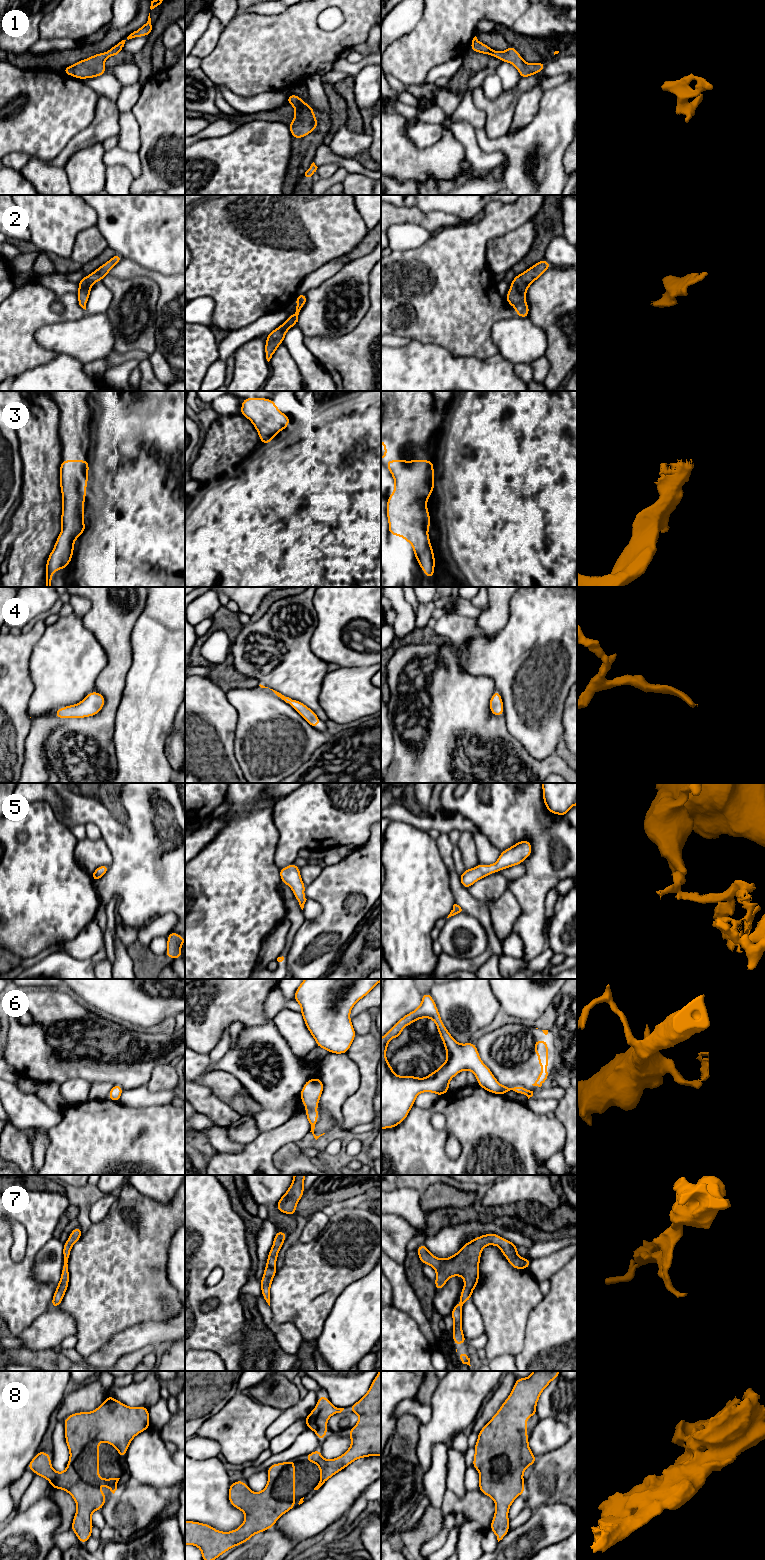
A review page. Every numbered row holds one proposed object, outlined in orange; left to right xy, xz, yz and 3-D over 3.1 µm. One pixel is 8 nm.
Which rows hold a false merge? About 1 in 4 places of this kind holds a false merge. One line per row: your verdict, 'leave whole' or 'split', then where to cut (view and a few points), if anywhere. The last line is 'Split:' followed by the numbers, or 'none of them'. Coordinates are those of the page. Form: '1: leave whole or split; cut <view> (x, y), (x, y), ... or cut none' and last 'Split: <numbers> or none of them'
1: leave whole; cut none
2: leave whole; cut none
3: leave whole; cut none
4: leave whole; cut none
5: leave whole; cut none
6: split; cut xz (311, 1124), (314, 1125)
7: leave whole; cut none
8: leave whole; cut none
Split: 6

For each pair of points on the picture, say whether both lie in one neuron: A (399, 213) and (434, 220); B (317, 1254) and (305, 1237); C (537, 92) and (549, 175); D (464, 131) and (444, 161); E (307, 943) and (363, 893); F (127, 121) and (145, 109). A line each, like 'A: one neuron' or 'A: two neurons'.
A: one neuron
B: two neurons
C: two neurons
D: two neurons
E: one neuron
F: two neurons

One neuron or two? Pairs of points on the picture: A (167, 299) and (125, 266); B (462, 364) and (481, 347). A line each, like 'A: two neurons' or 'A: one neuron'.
A: one neuron
B: two neurons

